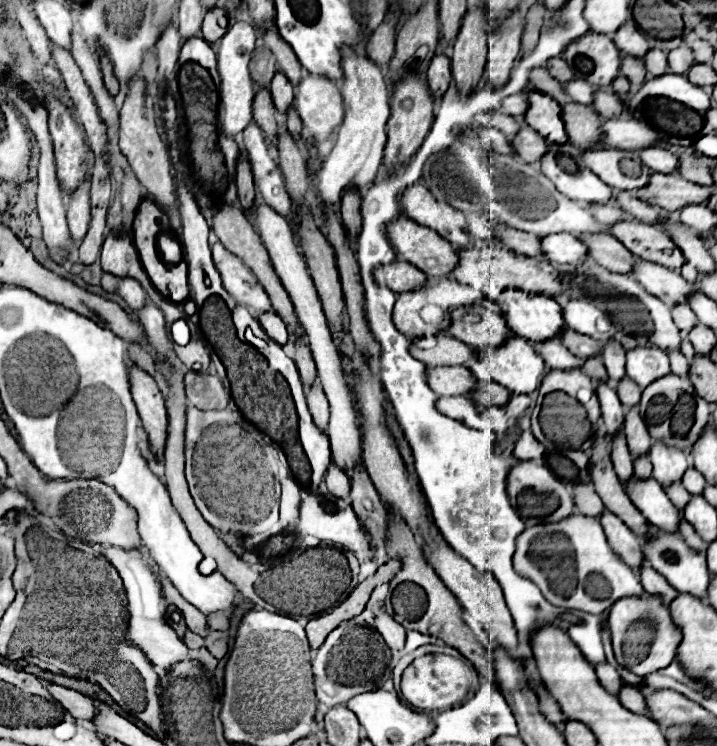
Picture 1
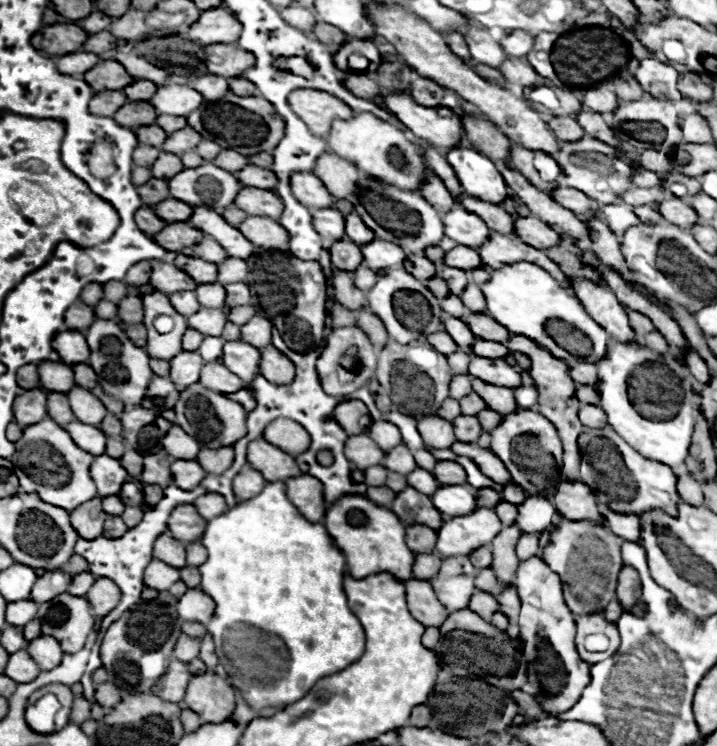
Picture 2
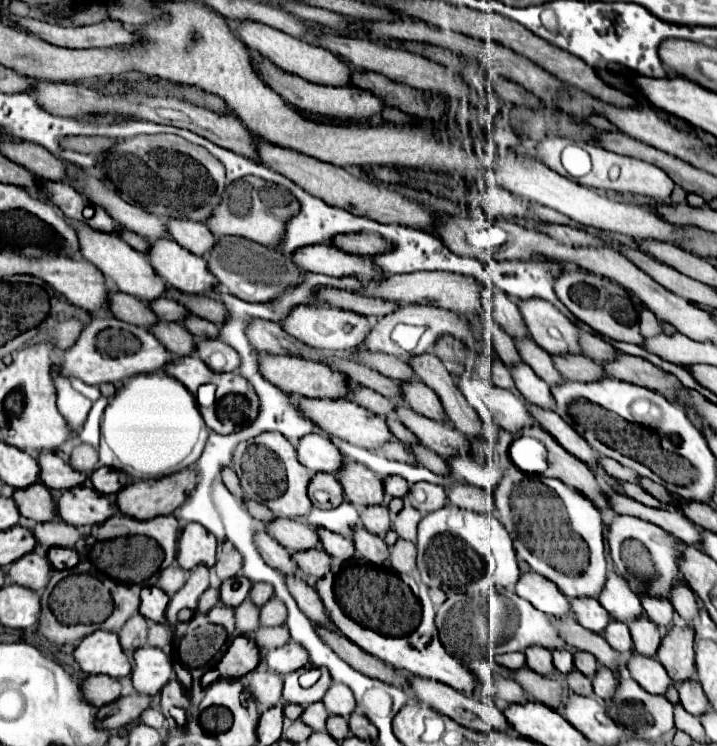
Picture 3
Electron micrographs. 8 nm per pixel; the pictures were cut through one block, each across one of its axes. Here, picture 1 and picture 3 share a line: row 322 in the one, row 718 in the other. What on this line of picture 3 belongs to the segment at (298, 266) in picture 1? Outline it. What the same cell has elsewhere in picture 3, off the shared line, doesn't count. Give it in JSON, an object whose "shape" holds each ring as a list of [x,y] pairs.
{"shape":[[[314,702],[310,704],[304,714],[300,716],[304,724],[308,724],[312,730],[326,730],[326,720],[328,720],[328,710],[324,708],[322,702]]]}

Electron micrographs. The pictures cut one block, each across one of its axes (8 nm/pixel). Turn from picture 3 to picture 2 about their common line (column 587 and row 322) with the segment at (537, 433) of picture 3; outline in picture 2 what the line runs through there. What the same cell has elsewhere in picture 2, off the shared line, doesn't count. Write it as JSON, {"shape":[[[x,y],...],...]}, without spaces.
{"shape":[[[470,314],[468,318],[464,318],[464,322],[468,322],[468,328],[472,330],[472,334],[476,334],[476,338],[484,338],[492,342],[506,342],[510,336],[508,330],[504,330],[504,326],[500,326],[498,322],[494,322],[492,318],[484,314]]]}

